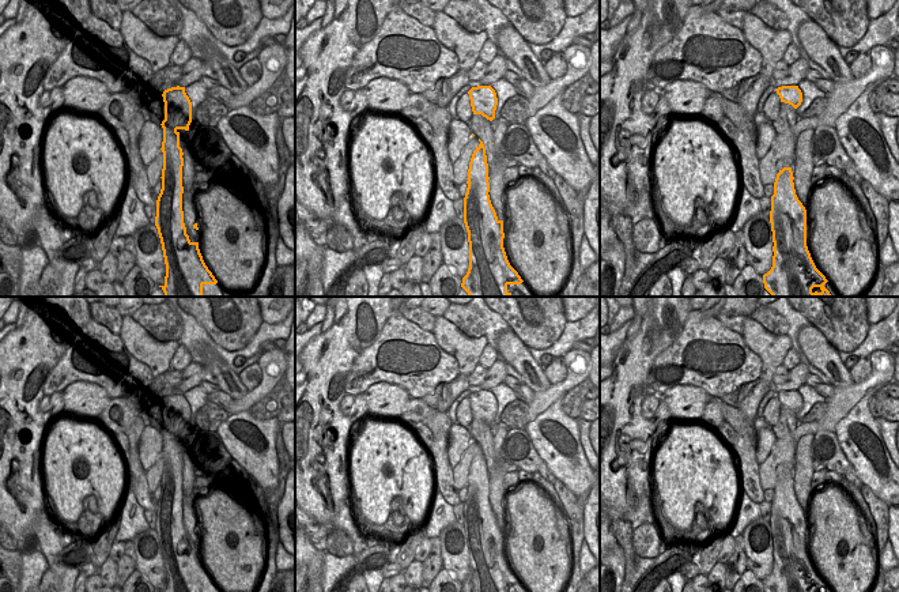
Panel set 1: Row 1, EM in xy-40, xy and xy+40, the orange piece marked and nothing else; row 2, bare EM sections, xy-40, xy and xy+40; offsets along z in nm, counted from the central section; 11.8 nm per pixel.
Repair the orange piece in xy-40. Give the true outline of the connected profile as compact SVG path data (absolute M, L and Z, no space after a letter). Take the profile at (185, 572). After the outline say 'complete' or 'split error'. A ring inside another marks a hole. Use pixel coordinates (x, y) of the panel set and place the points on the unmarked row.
M171 392L162 399L165 407L163 433L163 474L162 474L162 494L156 505L155 531L162 548L166 581L165 589L159 592L203 592L204 589L216 589L218 585L205 570L199 554L199 547L192 547L186 539L182 516L182 471L184 457L180 452L180 434L189 435L192 427L192 407L185 397L185 392Z; complete

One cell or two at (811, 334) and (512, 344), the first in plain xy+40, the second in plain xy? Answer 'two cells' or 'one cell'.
one cell

